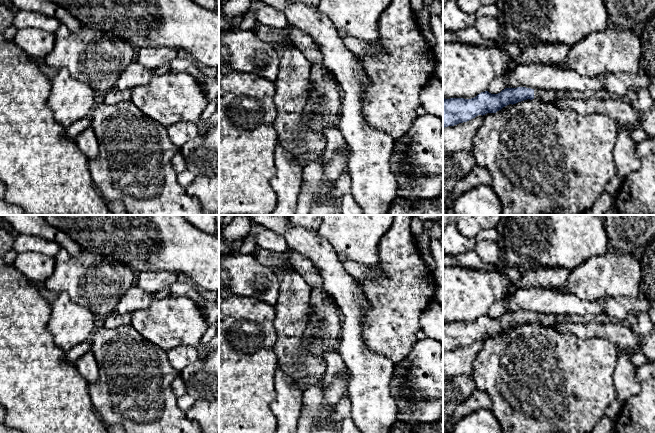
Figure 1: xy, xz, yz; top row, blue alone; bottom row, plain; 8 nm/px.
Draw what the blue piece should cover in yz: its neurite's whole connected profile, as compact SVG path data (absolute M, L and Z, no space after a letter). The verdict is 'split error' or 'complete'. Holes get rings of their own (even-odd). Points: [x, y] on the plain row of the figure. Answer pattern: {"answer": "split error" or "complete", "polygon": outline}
{"answer": "split error", "polygon": "M526 311L505 312L498 318L488 315L481 316L471 323L450 322L443 323L443 352L467 346L478 339L496 337L509 328L516 328L527 323L538 323L546 327L562 323L621 323L633 328L638 325L638 318L629 317L626 320L618 320L608 314L599 315L543 315Z"}

